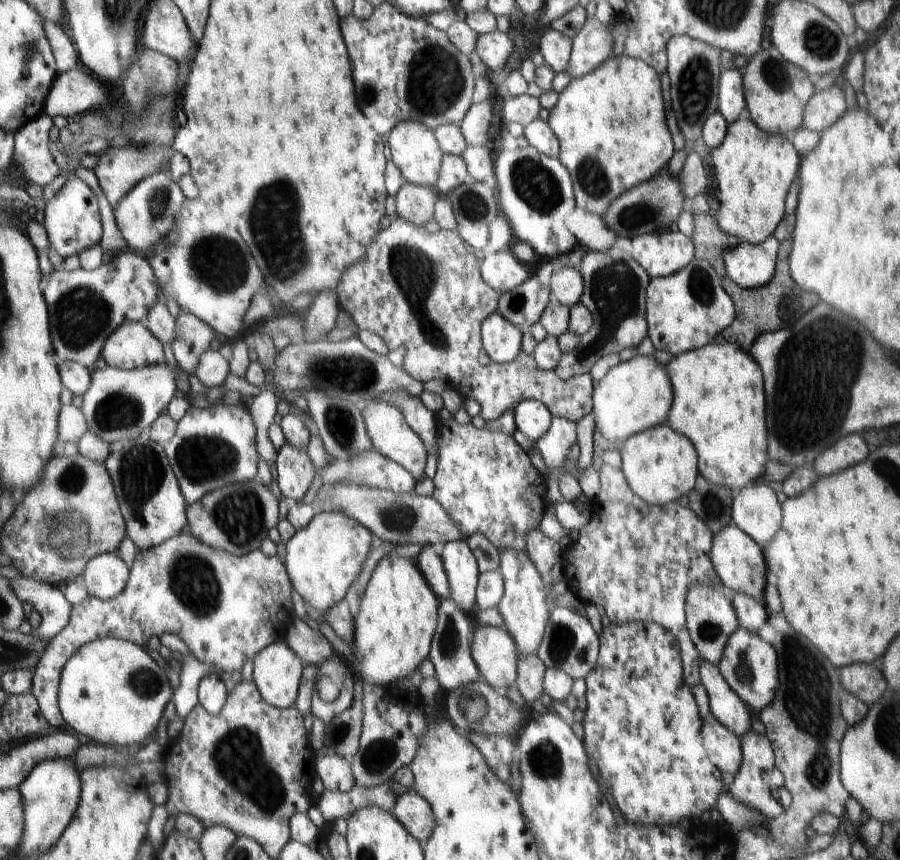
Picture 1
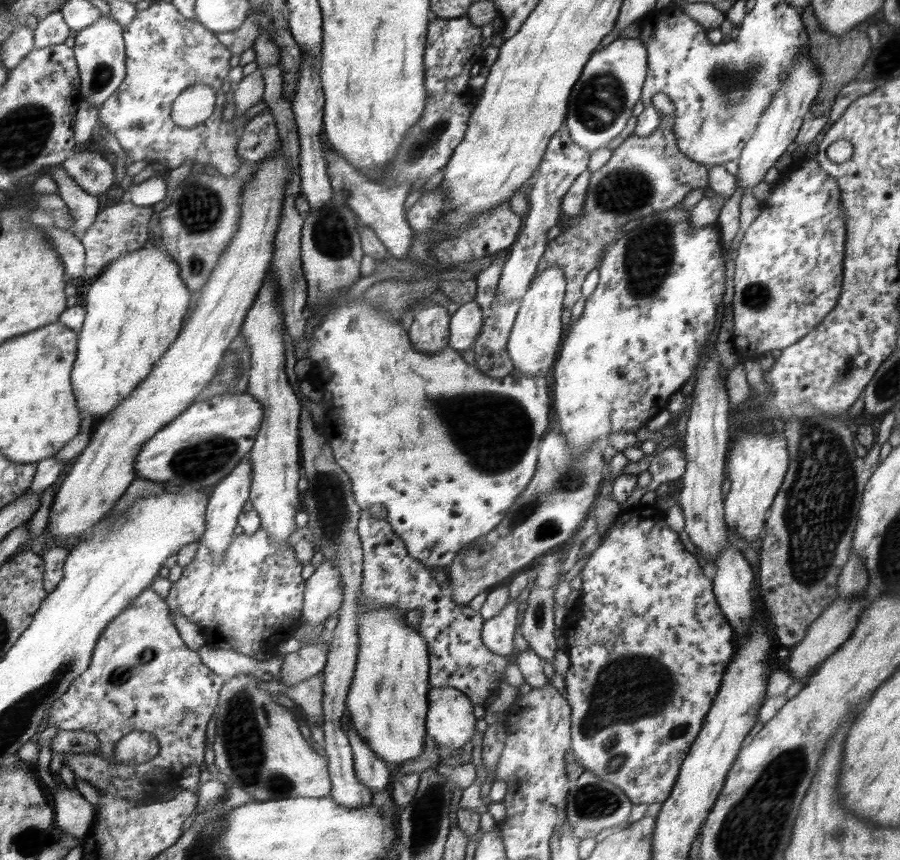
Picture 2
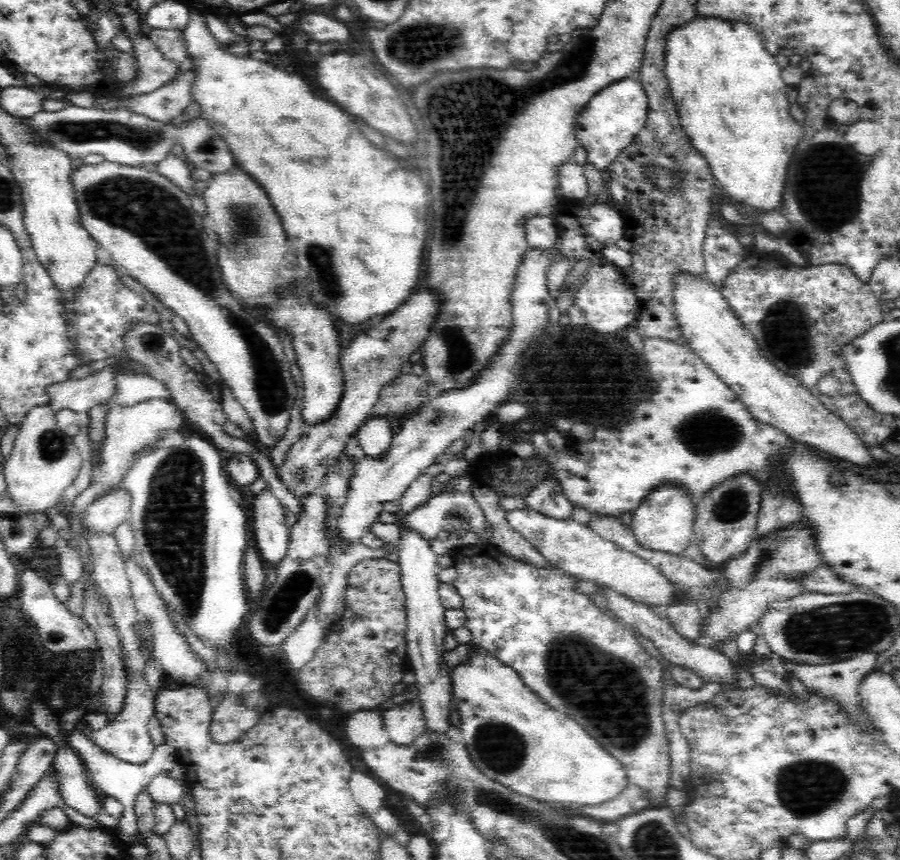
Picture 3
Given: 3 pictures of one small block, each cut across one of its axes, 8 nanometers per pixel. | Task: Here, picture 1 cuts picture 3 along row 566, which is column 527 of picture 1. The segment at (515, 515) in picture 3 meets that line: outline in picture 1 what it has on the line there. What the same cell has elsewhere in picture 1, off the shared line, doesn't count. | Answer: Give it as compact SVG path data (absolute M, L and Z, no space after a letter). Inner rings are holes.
M503 549L500 551L498 570L504 580L503 597L497 606L505 622L506 631L512 636L518 650L518 658L522 655L533 655L539 649L549 624L548 590L541 578L536 564L530 560L525 551Z

